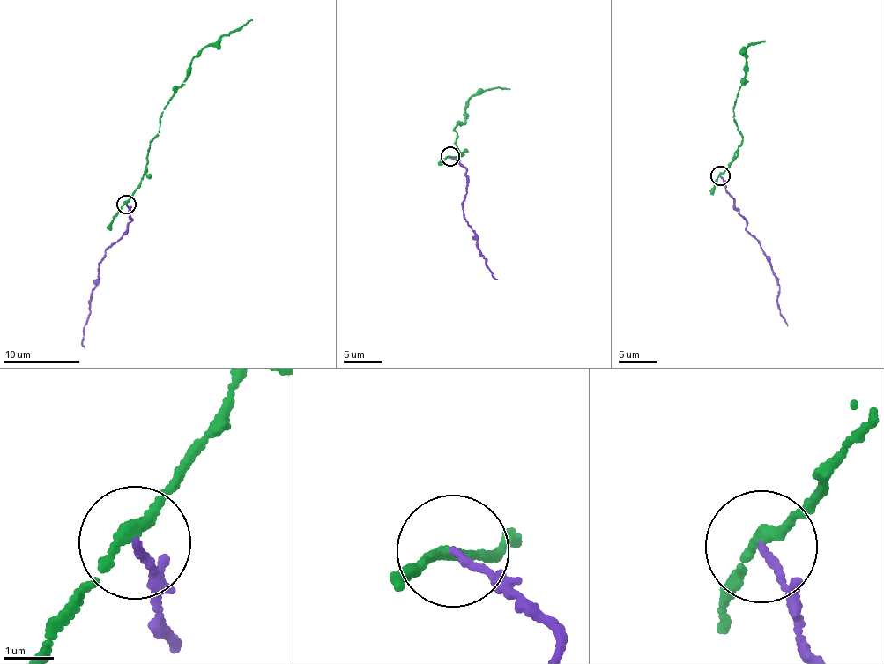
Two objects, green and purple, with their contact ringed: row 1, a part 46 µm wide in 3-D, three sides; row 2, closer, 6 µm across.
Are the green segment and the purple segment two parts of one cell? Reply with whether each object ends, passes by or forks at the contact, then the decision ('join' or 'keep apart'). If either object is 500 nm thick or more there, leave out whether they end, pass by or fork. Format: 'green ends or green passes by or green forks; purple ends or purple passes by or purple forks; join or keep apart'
green passes by; purple passes by; keep apart

